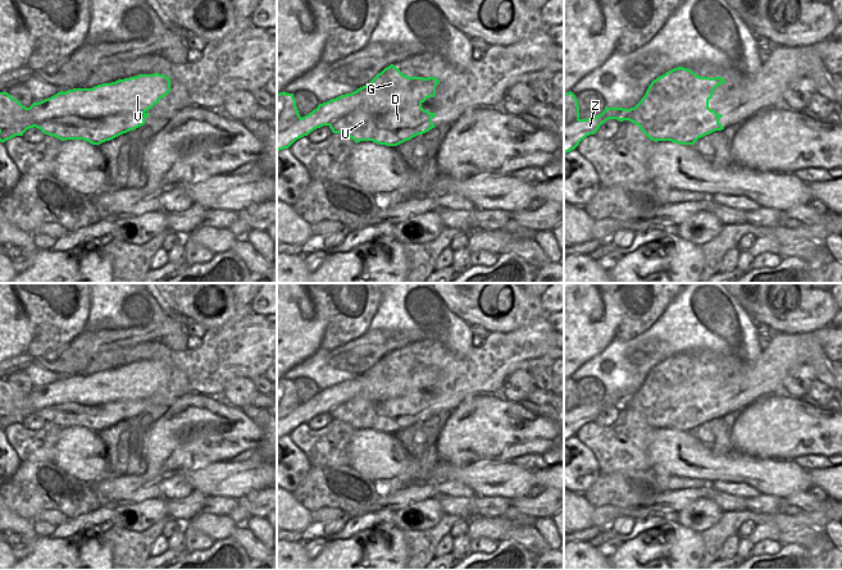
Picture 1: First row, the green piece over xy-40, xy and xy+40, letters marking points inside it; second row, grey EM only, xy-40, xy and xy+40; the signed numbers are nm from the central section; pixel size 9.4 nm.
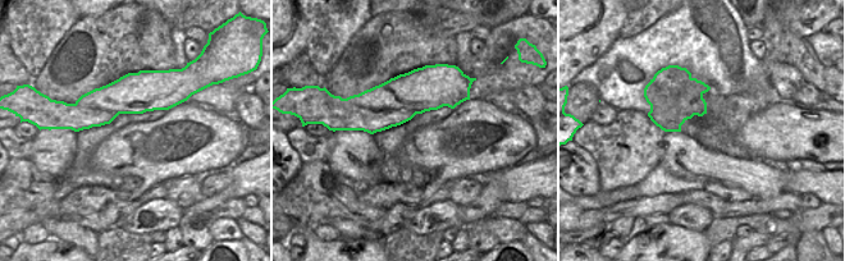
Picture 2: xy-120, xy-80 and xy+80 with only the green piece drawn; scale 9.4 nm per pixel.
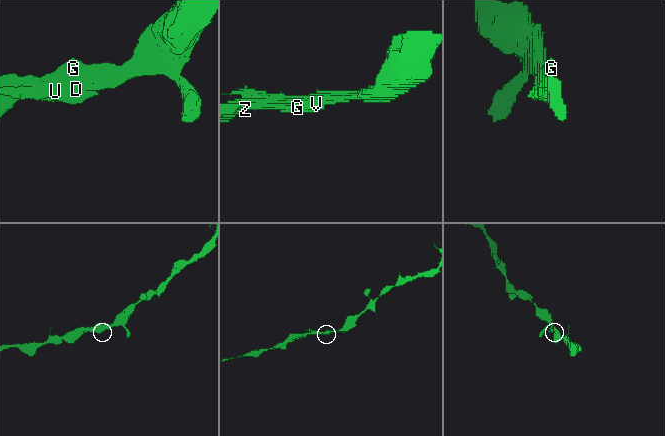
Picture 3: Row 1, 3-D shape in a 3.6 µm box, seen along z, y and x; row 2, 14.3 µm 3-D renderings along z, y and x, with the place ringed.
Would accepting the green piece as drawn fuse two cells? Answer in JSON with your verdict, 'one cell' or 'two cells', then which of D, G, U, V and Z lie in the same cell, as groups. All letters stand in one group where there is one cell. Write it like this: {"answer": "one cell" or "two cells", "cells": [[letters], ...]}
{"answer": "one cell", "cells": [["D", "G", "U", "V", "Z"]]}

